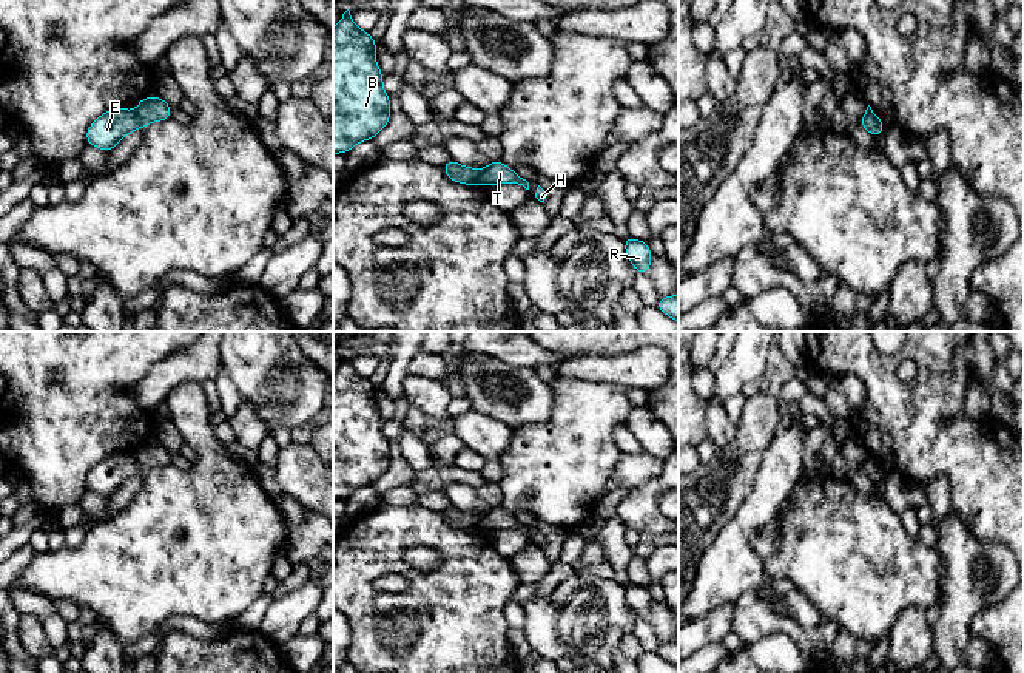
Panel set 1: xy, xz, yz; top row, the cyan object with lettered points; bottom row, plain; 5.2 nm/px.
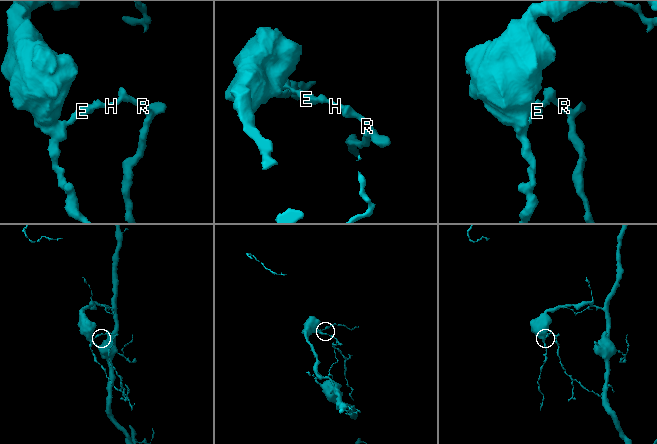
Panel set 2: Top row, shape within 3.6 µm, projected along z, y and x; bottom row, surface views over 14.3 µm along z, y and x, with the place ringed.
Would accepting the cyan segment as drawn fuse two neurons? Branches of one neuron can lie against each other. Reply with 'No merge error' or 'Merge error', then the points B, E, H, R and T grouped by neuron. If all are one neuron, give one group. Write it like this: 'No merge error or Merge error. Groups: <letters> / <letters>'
Merge error. Groups: B E / H R T

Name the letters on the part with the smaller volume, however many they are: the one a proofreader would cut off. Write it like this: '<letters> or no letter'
H, R, T

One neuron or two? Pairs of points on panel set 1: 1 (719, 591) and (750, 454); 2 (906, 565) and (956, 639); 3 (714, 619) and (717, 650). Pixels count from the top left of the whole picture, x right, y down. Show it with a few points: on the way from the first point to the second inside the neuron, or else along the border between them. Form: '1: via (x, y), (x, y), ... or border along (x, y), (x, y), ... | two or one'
1: border along (754, 476), (751, 491), (716, 537) | two
2: border along (938, 584), (939, 601) | two
3: border along (719, 642), (704, 645), (694, 653) | two

